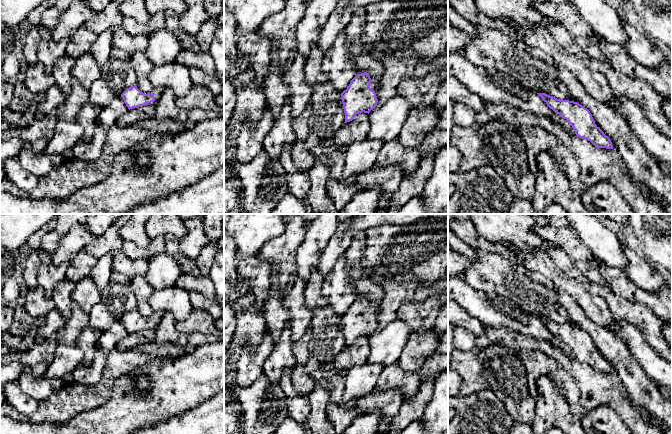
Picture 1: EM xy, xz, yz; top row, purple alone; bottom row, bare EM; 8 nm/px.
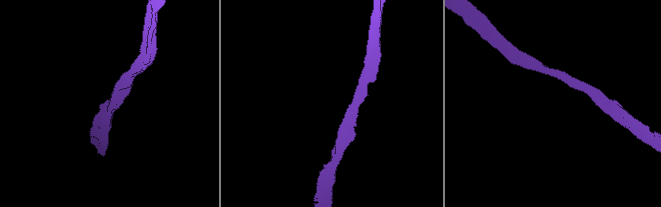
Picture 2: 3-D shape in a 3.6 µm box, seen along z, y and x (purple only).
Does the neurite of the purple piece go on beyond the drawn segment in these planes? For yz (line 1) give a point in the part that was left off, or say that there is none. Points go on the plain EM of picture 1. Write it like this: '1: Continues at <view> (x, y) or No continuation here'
1: No continuation here

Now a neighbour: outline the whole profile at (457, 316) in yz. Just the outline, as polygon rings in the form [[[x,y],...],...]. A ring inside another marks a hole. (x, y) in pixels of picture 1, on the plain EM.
[[[448,299],[448,324],[453,327],[464,327],[470,330],[475,337],[482,335],[484,324],[471,316],[466,310],[453,300]]]

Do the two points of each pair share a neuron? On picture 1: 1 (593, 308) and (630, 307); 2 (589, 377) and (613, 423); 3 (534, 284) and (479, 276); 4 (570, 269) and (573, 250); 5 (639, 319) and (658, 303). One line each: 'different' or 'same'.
1: different
2: different
3: same
4: different
5: different

